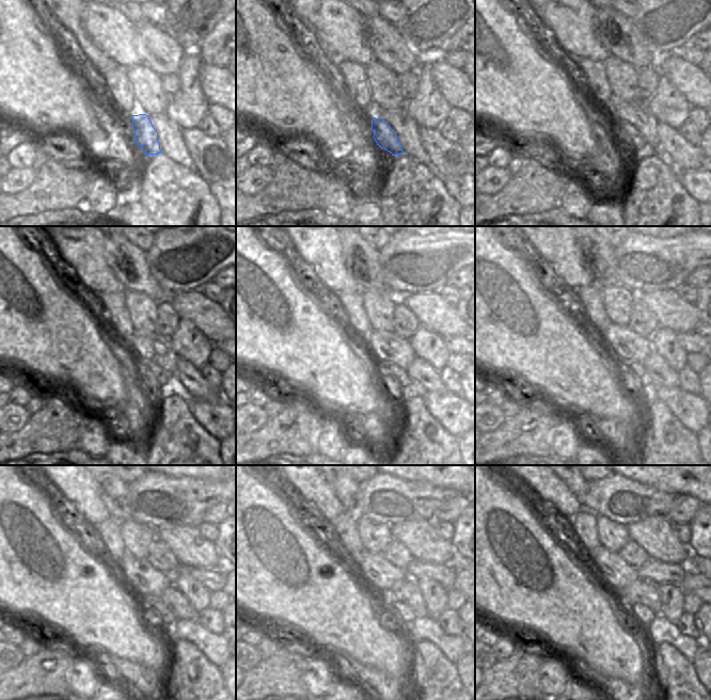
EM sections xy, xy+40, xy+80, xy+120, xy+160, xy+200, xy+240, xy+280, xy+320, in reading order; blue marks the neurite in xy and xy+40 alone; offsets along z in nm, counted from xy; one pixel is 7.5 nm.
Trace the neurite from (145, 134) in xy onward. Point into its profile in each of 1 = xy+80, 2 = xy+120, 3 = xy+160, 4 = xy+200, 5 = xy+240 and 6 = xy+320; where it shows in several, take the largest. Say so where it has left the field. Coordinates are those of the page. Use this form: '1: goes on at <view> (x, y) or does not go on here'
1: goes on at xy+80 (627, 133)
2: goes on at xy+120 (147, 371)
3: goes on at xy+160 (386, 369)
4: goes on at xy+200 (637, 370)
5: goes on at xy+240 (167, 619)
6: goes on at xy+320 (641, 616)

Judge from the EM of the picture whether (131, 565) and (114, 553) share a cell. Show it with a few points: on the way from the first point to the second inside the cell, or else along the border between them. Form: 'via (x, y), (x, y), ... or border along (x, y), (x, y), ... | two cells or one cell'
border along (126, 554), (117, 562) | two cells

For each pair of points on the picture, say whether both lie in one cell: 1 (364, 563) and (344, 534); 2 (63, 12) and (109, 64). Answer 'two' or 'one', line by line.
1: two
2: one

